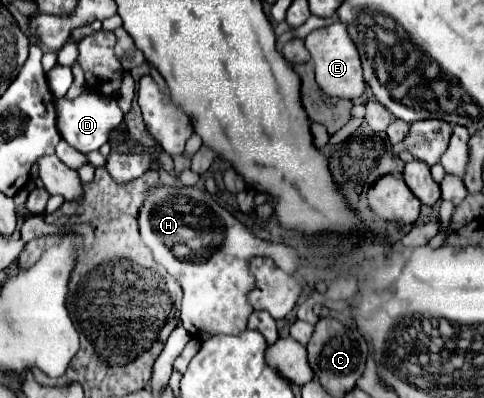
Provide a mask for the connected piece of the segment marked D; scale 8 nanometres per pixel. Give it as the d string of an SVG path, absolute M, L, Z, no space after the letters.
M84 90L74 100L70 100L70 98L56 100L56 116L58 116L58 132L60 132L60 136L72 148L86 154L86 152L98 150L104 142L108 142L110 130L116 128L122 122L124 112L120 110L116 96L104 96L104 94L98 94L94 90Z

